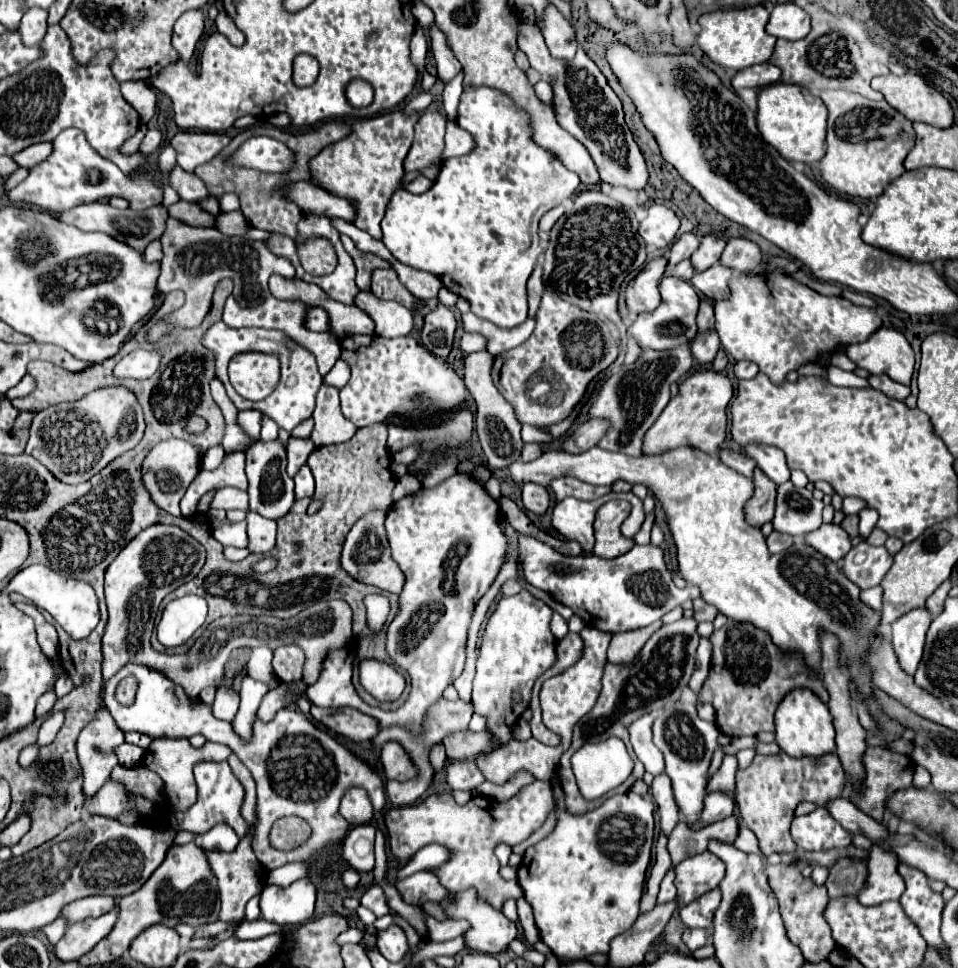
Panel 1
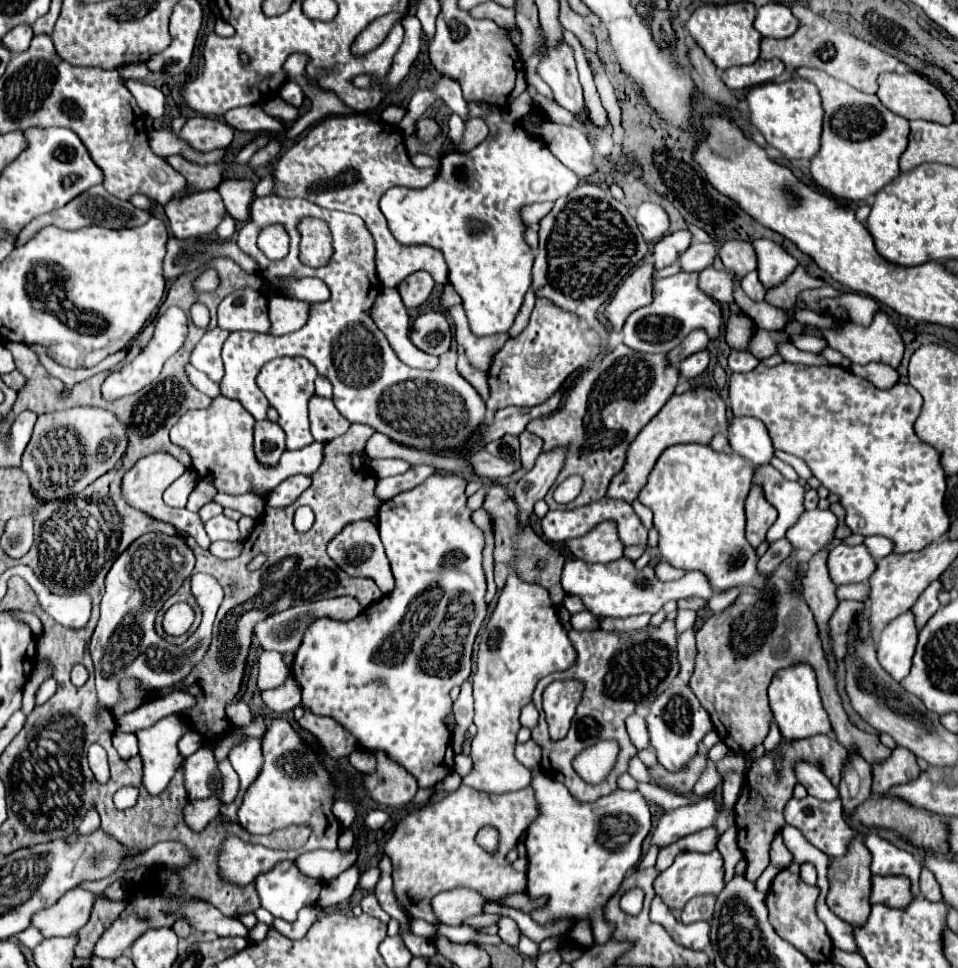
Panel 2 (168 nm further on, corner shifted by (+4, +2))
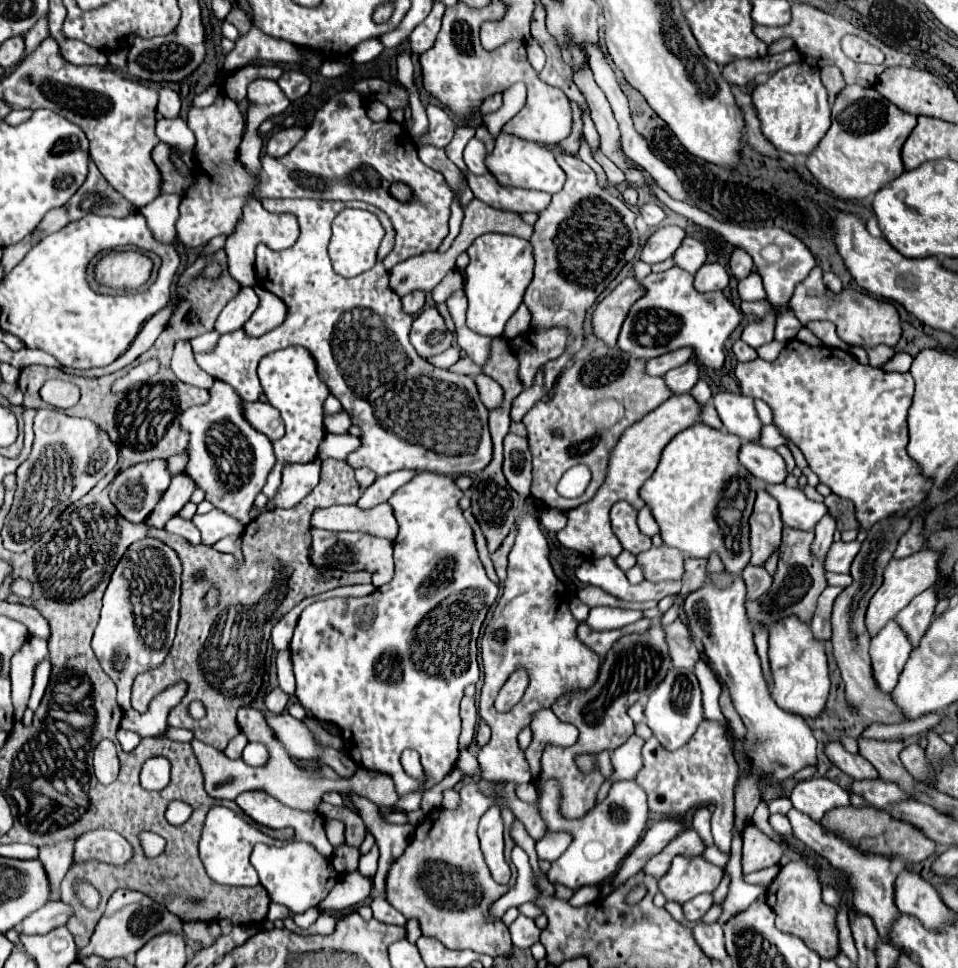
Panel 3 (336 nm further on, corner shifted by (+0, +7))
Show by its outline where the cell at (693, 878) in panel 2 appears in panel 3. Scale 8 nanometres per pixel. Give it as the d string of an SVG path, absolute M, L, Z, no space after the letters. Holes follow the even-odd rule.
M701 855L694 858L676 856L670 872L660 878L660 890L666 900L684 904L698 894L712 894L722 877L723 869L706 861Z

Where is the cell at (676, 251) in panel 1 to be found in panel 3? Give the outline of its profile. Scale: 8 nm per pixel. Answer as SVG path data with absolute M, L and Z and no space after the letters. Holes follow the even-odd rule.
M666 226L666 228L658 228L644 244L642 252L640 252L640 260L648 262L648 264L656 264L662 262L666 258L672 258L672 254L678 250L678 246L682 244L686 232L678 226Z

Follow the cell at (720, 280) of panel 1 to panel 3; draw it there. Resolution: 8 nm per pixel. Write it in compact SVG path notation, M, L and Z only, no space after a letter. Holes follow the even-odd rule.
M704 264L694 274L694 288L698 292L712 292L712 290L724 290L728 286L728 272L722 264Z

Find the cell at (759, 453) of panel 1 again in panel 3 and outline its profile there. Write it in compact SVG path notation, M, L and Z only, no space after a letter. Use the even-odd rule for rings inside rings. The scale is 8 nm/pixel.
M720 390L712 404L728 432L740 436L742 440L760 440L762 422L758 420L754 400L750 396Z

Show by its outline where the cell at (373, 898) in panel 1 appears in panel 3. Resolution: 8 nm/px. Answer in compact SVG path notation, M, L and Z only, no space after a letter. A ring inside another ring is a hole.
M378 894L378 896L372 900L370 908L374 910L374 918L380 920L380 922L386 922L386 924L398 924L398 926L404 926L404 924L408 922L406 916L404 916L402 912L398 912L394 906L390 906L388 900L386 900L382 894Z

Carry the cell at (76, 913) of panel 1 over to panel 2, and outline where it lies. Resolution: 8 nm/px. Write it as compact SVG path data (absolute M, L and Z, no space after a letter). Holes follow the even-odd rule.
M80 887L70 889L54 905L38 911L32 925L38 927L44 937L76 935L90 919L94 903L96 893Z

